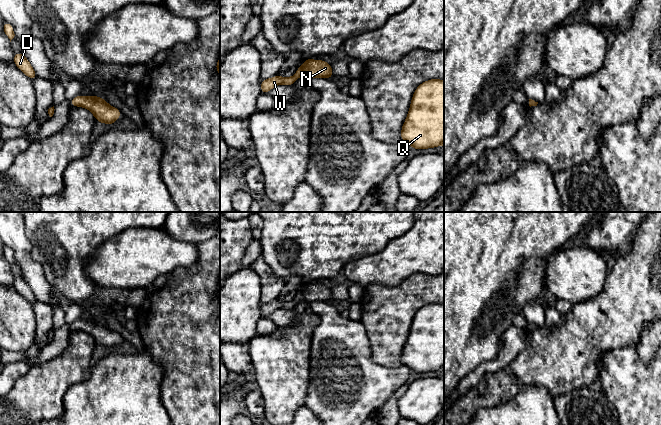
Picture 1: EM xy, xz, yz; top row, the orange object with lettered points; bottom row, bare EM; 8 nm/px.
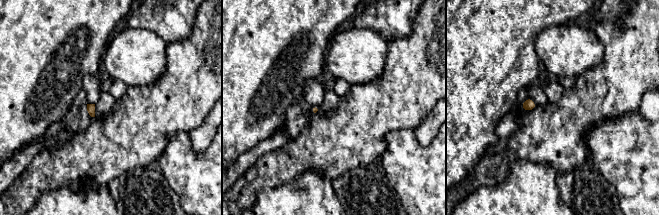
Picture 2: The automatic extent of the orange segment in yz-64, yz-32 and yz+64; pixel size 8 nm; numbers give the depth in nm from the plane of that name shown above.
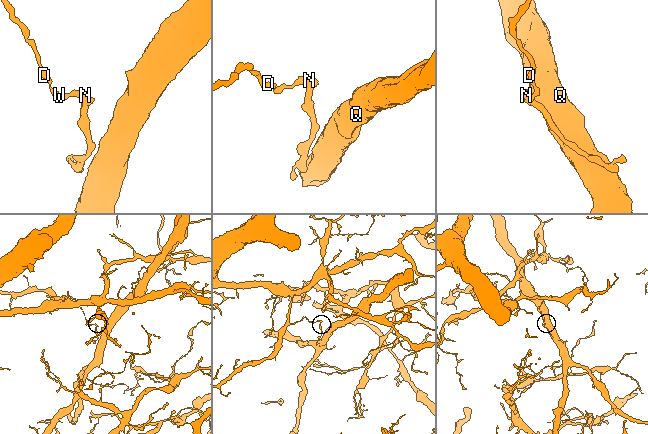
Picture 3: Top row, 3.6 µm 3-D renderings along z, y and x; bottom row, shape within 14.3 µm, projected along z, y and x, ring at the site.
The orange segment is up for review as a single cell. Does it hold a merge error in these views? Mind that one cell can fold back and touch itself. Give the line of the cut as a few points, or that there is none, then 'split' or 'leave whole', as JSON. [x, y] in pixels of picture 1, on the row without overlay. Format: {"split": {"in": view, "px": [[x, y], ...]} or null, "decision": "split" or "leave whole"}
{"split": {"in": "xz", "px": [[293, 300], [296, 302]]}, "decision": "split"}

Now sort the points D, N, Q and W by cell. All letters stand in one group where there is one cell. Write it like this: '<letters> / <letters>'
D W / N Q

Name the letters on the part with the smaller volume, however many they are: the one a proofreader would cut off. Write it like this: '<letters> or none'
N, Q

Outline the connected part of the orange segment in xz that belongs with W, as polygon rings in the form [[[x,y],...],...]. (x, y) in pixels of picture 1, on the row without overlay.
[[[280,299],[274,300],[269,303],[261,304],[261,318],[268,318],[268,316],[275,310],[279,308],[292,310],[295,305],[297,304],[296,301],[281,301]]]

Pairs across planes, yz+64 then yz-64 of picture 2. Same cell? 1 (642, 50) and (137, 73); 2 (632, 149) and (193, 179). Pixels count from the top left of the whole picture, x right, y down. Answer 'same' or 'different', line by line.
1: different
2: same

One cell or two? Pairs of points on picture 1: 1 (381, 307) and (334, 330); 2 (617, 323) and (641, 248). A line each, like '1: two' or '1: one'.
1: two
2: one

